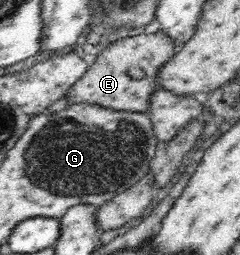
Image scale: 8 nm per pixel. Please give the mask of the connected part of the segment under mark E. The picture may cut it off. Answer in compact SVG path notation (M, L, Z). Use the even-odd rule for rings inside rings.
M164 33L140 34L132 37L125 37L110 43L97 50L96 61L88 67L80 80L77 80L65 93L67 105L77 105L78 103L88 103L90 105L100 105L112 111L126 111L134 113L146 113L148 110L148 100L156 89L154 78L158 76L158 70L162 69L162 64L168 62L177 53L177 47L170 37ZM131 68L140 68L144 72L141 78L131 77L128 72Z

